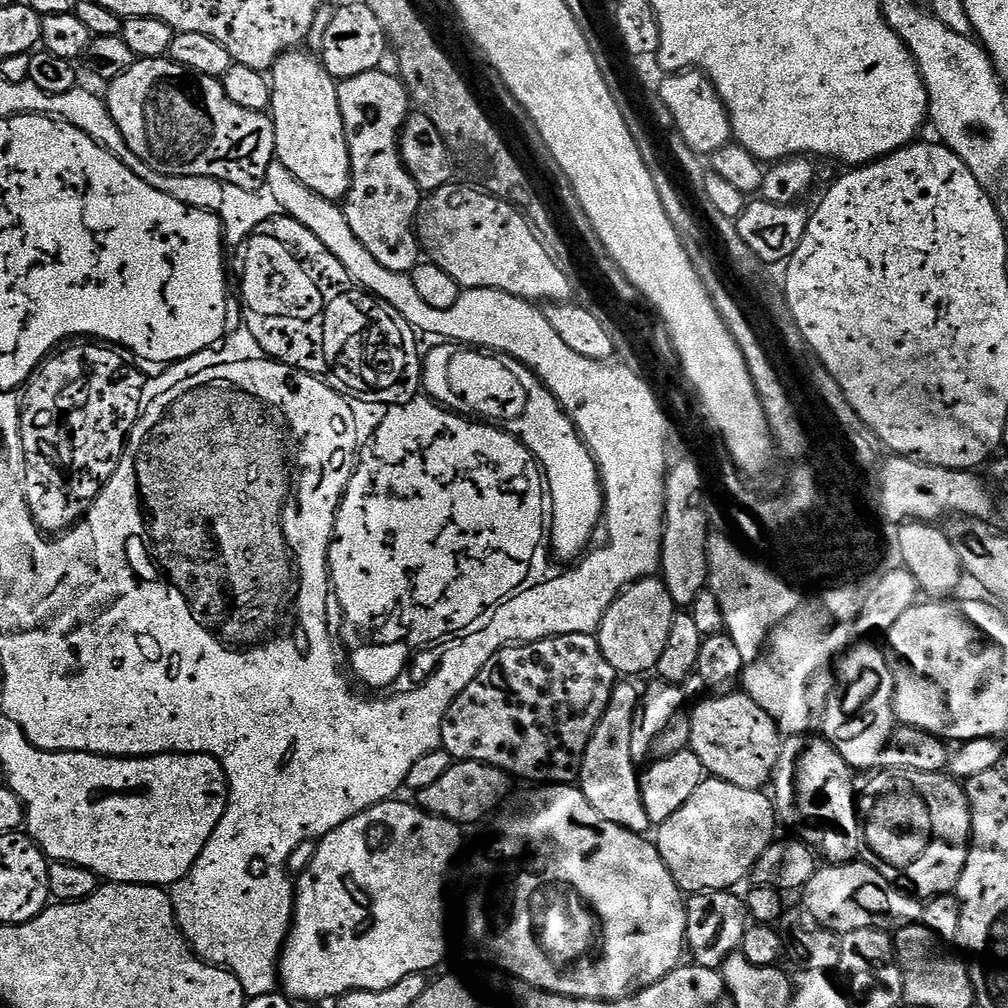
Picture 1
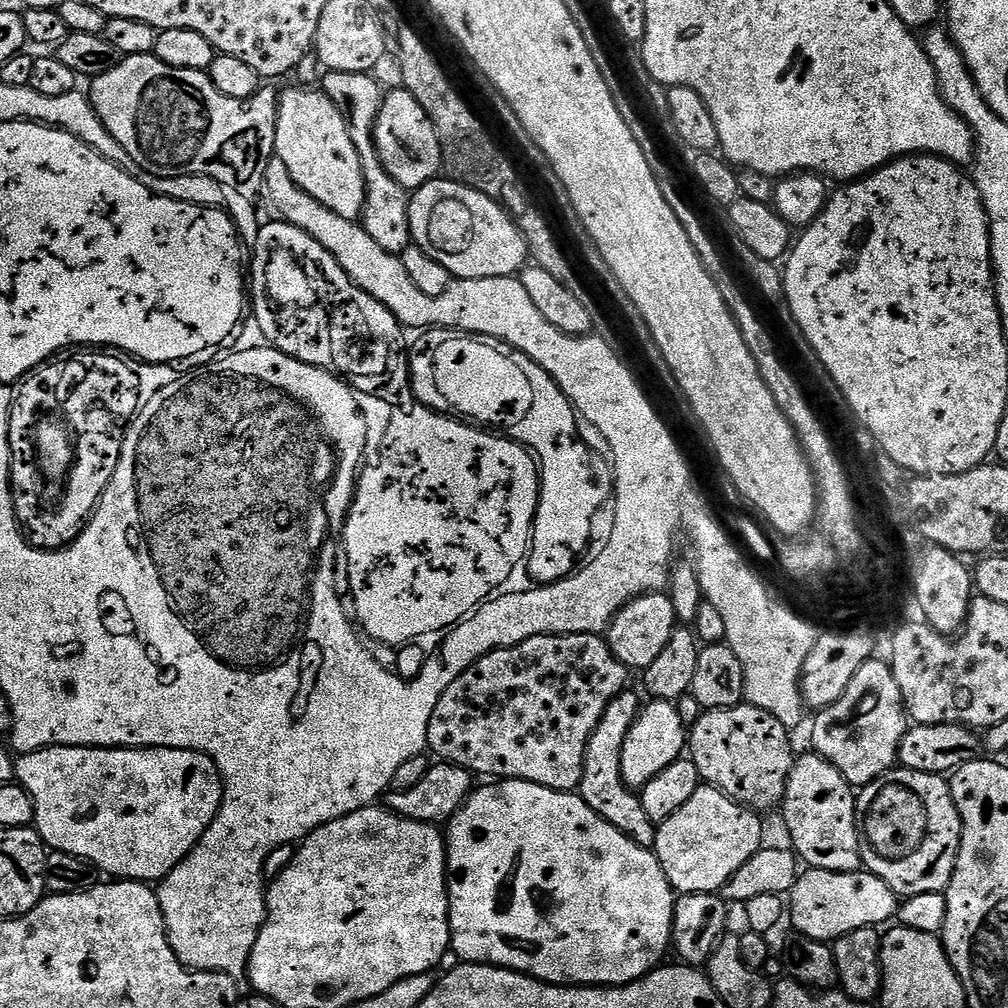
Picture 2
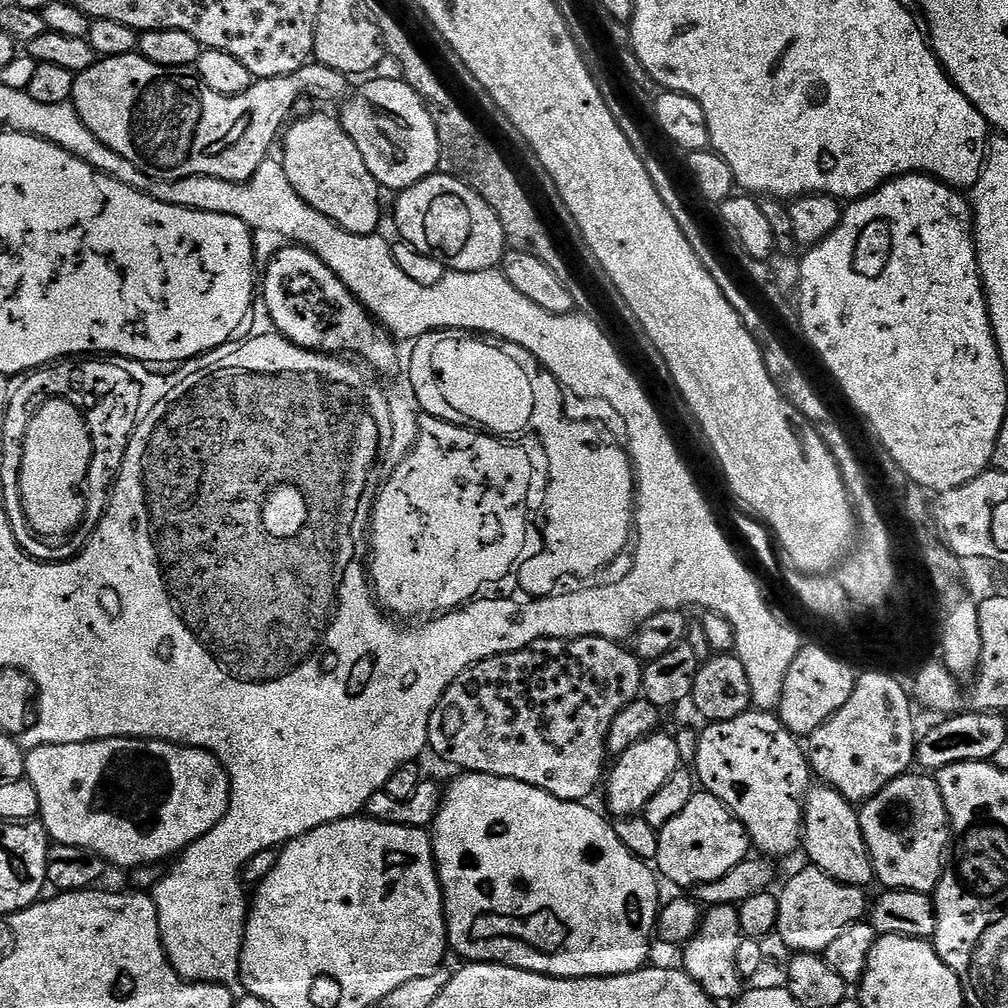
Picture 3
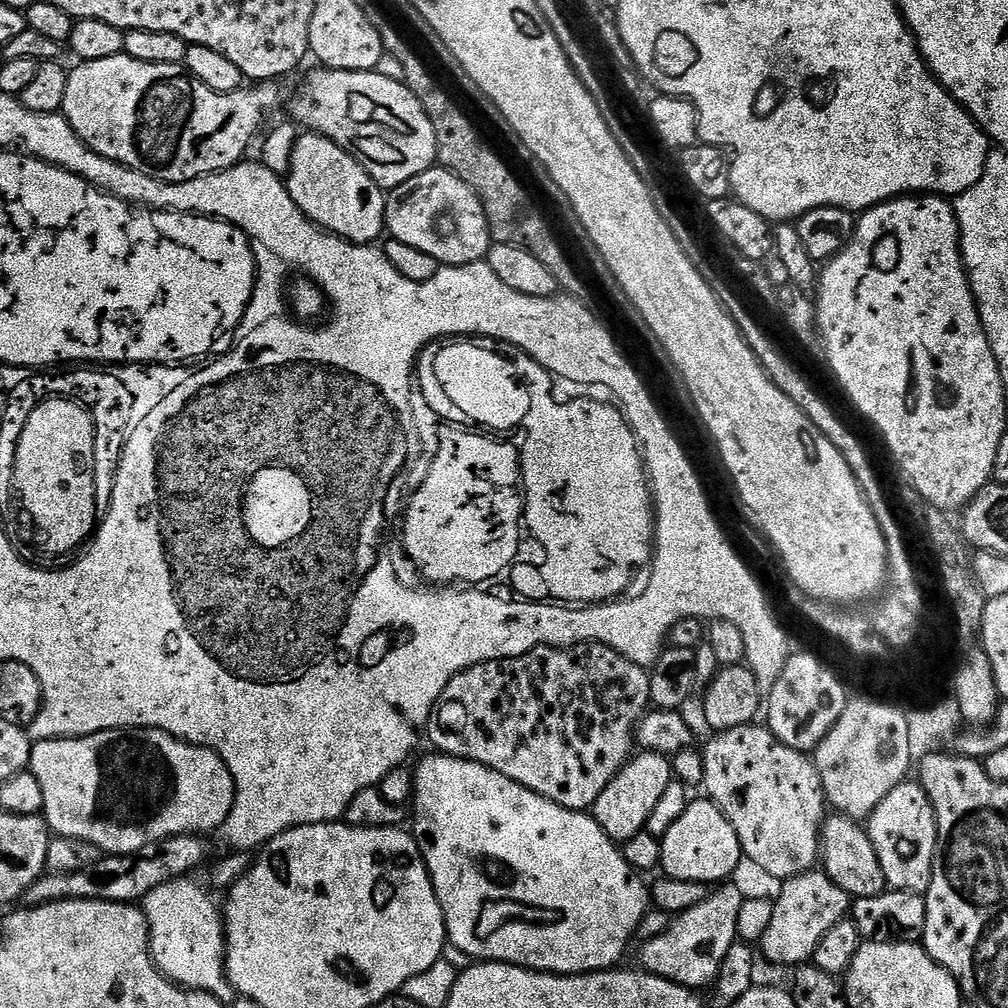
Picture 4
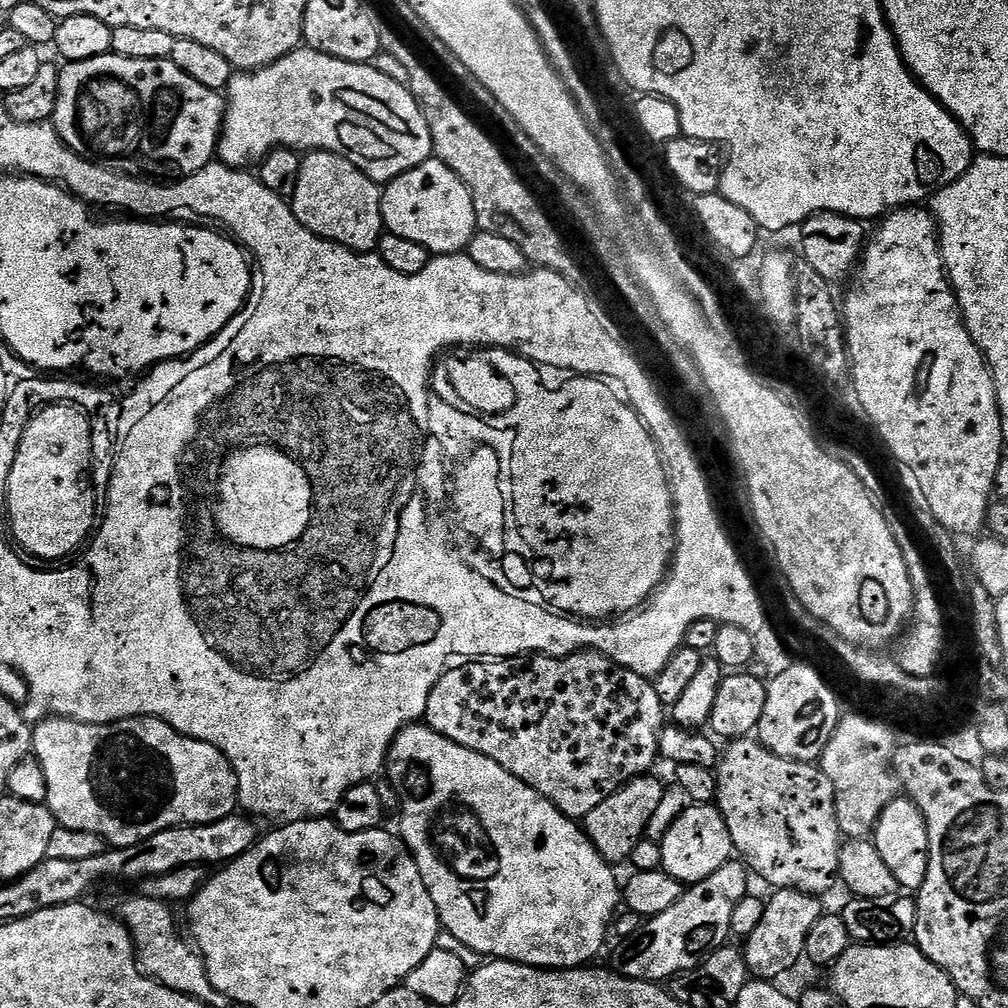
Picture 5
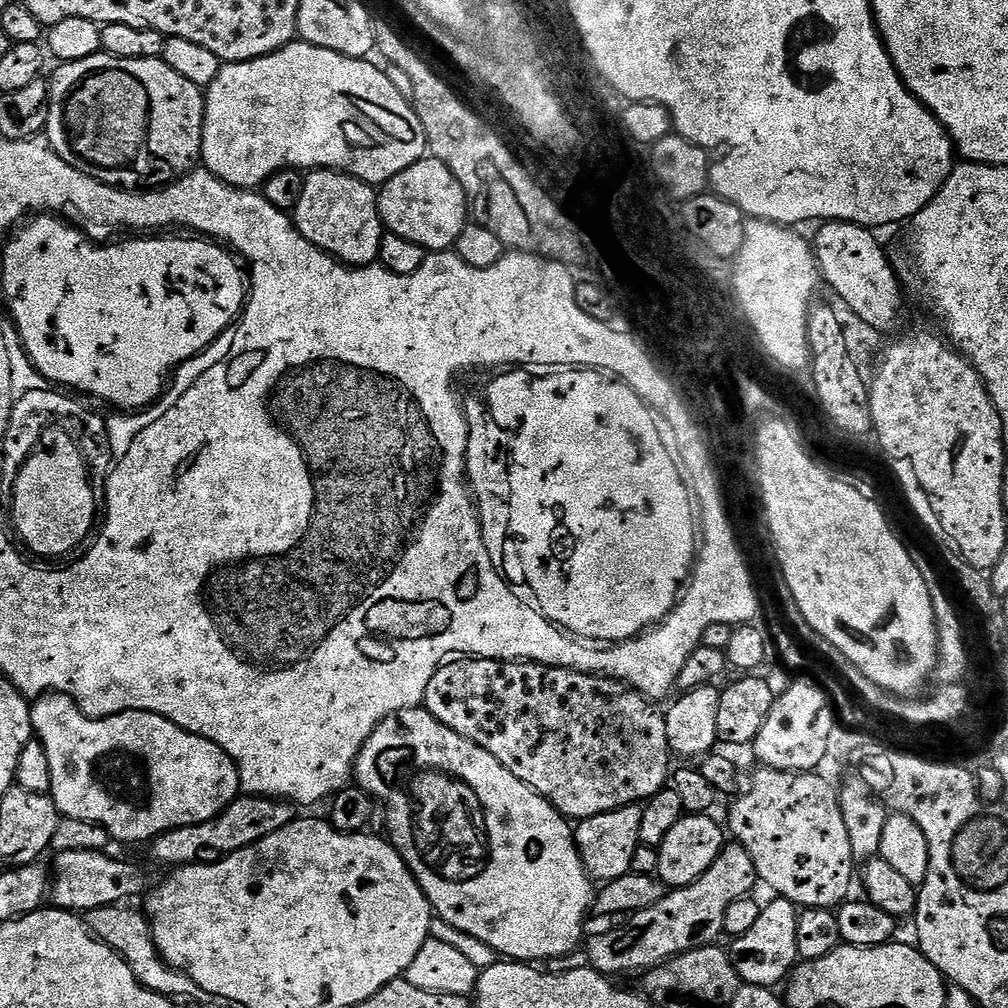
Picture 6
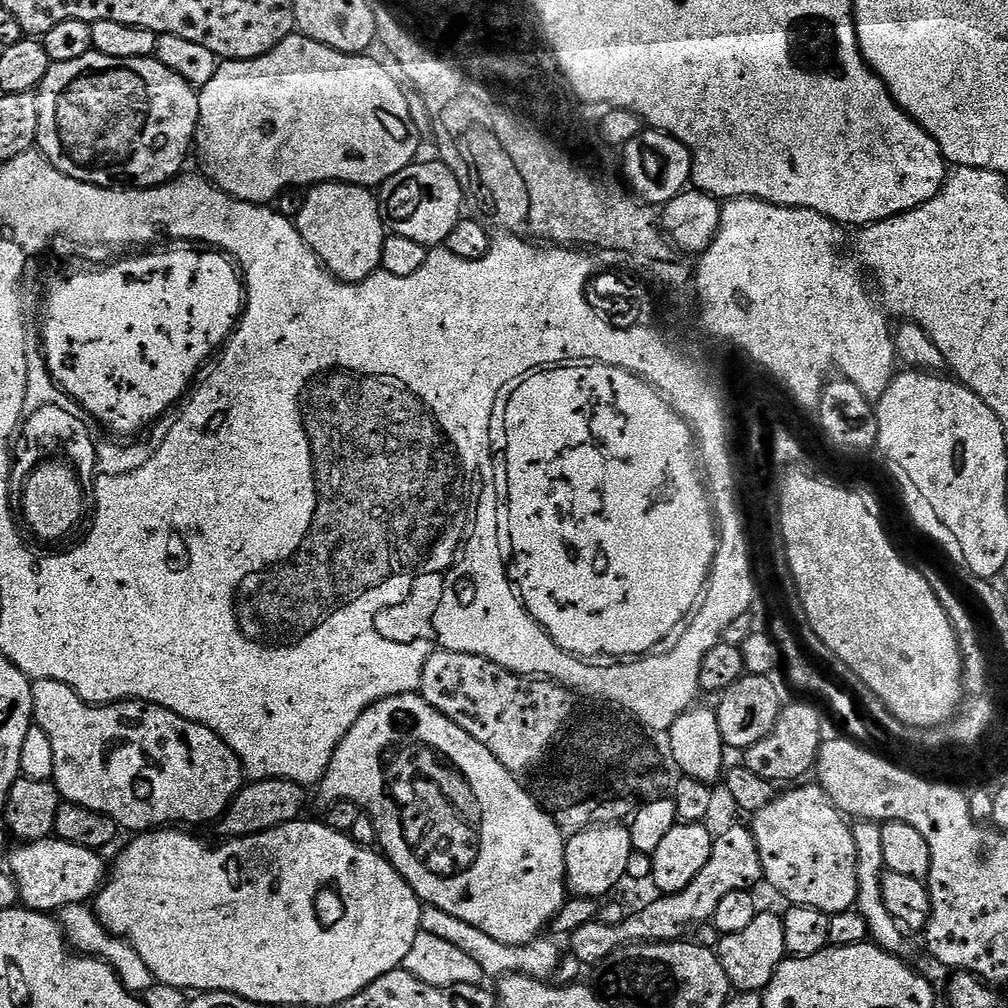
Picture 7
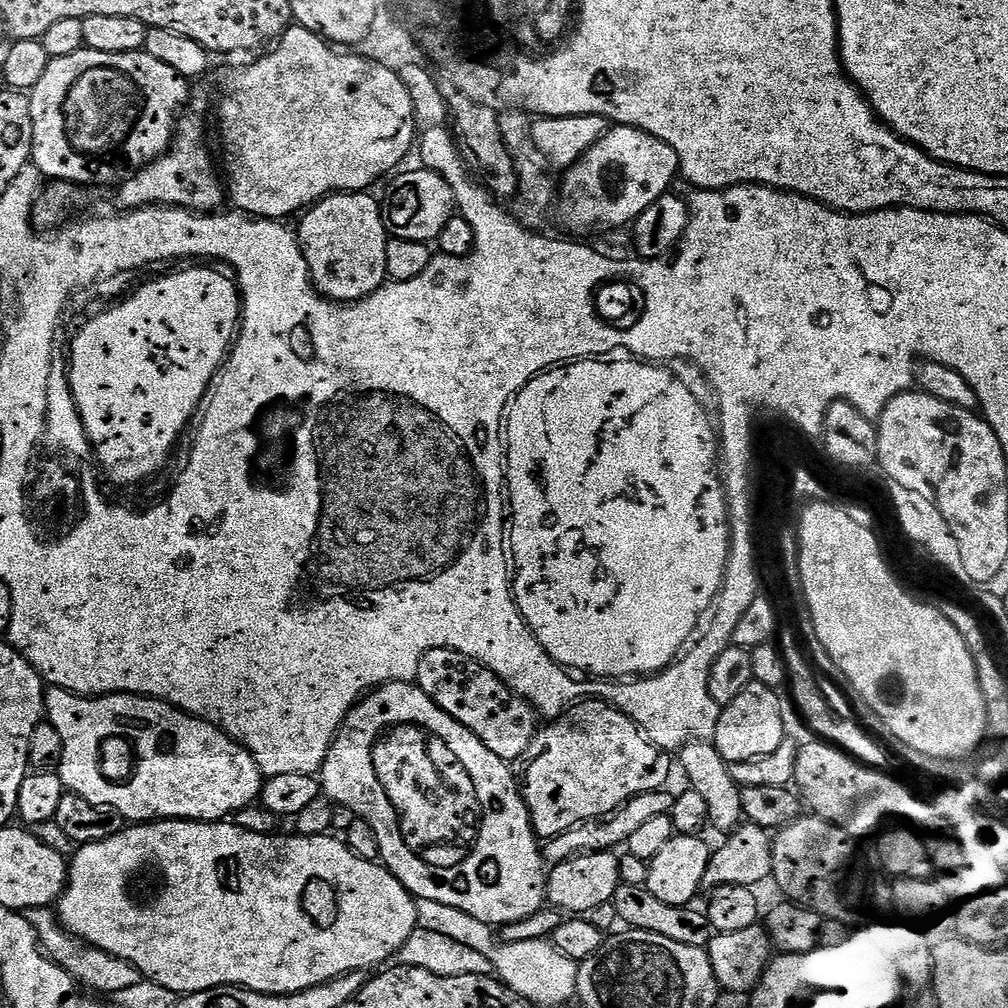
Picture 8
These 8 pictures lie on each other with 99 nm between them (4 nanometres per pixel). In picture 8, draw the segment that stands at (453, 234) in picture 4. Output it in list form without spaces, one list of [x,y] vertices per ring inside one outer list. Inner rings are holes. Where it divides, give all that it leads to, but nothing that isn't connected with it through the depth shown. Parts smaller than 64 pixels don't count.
[[[423,166],[417,169],[417,172],[401,171],[387,181],[388,189],[382,195],[384,226],[389,237],[428,244],[439,241],[442,230],[446,230],[446,222],[457,211],[456,199],[446,178]]]

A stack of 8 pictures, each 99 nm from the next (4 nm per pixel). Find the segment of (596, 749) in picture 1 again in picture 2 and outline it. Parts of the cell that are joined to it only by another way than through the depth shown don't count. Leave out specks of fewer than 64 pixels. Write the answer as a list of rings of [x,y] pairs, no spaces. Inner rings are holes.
[[[625,690],[619,692],[606,706],[590,742],[586,746],[586,758],[582,770],[582,782],[578,789],[579,795],[585,797],[588,805],[601,816],[614,830],[622,830],[630,842],[638,842],[638,846],[655,849],[656,846],[656,823],[642,810],[642,802],[639,795],[629,794],[624,786],[622,778],[622,746],[626,742],[626,734],[630,734],[630,726],[638,718],[642,707],[641,693]]]

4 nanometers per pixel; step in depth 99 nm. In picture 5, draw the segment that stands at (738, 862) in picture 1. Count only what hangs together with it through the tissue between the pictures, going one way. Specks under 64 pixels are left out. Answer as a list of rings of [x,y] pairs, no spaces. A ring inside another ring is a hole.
[[[693,803],[686,810],[686,814],[682,814],[682,818],[678,818],[678,822],[674,822],[670,830],[666,830],[659,845],[662,850],[663,872],[670,874],[685,886],[710,878],[714,870],[721,868],[734,856],[730,830],[715,803]]]

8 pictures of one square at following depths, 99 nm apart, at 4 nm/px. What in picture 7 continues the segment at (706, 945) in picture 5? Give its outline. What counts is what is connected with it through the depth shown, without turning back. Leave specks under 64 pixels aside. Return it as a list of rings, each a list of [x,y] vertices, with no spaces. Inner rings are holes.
[[[737,823],[729,831],[717,836],[712,841],[710,862],[702,866],[698,878],[686,886],[686,890],[661,895],[660,900],[645,906],[641,912],[629,915],[621,924],[611,928],[600,919],[592,920],[586,926],[574,930],[570,937],[572,952],[580,964],[595,966],[601,964],[616,948],[625,944],[663,944],[681,939],[684,928],[695,929],[707,925],[712,919],[714,910],[718,910],[718,902],[726,898],[726,894],[746,892],[755,889],[756,883],[764,880],[762,858],[758,854],[758,842],[754,842],[751,827]]]

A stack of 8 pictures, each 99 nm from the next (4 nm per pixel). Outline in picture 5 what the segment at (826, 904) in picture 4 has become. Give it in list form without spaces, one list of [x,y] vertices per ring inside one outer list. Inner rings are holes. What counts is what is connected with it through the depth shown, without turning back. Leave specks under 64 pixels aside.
[[[781,888],[771,893],[772,897],[767,897],[762,922],[758,924],[754,934],[750,934],[742,944],[742,951],[748,971],[757,980],[766,980],[769,982],[779,981],[779,976],[784,976],[799,960],[804,956],[804,947],[808,941],[808,935],[816,928],[817,922],[820,921],[822,909],[820,909],[820,900],[811,896],[808,892],[799,892],[793,888]]]

